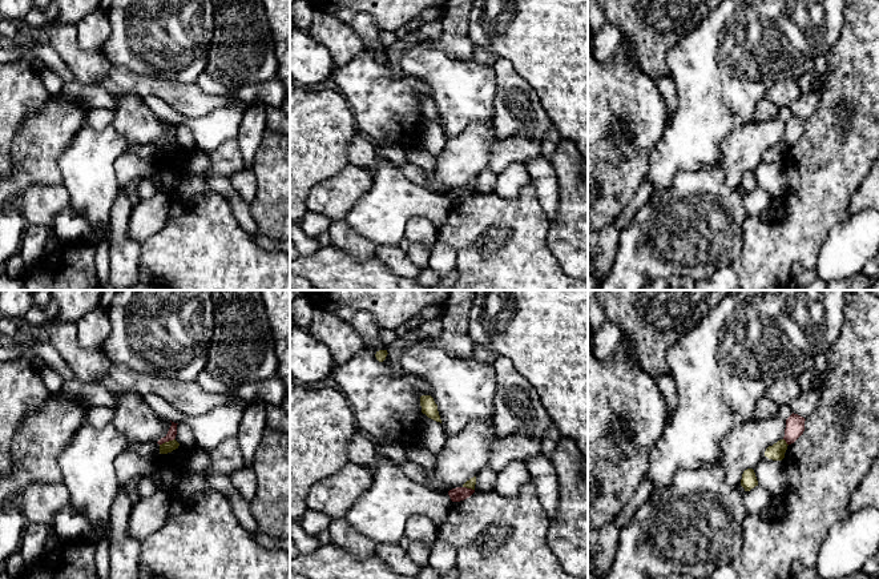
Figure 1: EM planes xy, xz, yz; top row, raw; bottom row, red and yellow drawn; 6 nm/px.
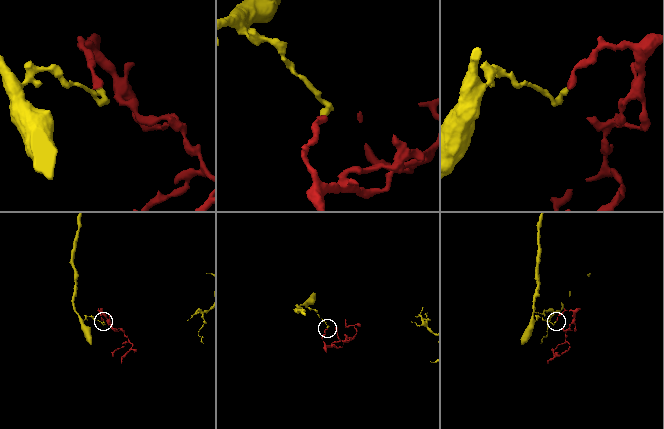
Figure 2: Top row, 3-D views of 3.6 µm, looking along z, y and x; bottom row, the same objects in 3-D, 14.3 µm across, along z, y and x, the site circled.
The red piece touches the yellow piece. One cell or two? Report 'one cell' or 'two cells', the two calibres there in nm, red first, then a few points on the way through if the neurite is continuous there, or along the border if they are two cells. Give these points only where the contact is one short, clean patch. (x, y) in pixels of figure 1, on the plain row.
two cells; calibres 60 and 70 nm; border xy (174, 140), (160, 147)

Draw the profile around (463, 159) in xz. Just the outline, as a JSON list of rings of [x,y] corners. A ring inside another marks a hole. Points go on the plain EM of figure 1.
[[[477,122],[467,126],[457,137],[449,137],[444,150],[438,157],[436,169],[430,174],[423,168],[415,164],[398,165],[404,177],[412,184],[424,189],[435,192],[438,194],[448,194],[452,190],[463,189],[463,186],[471,180],[476,178],[483,169],[488,165],[491,148],[500,141],[493,124]]]

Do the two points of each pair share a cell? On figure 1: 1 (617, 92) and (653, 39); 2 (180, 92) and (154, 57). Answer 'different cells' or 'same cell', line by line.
1: different cells
2: different cells

